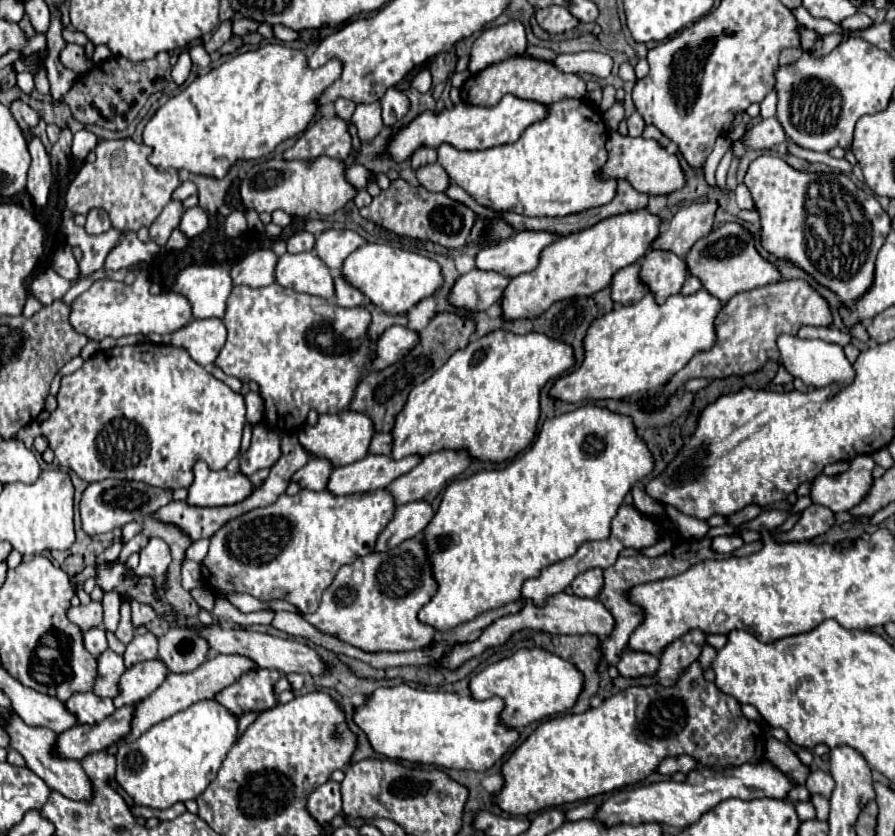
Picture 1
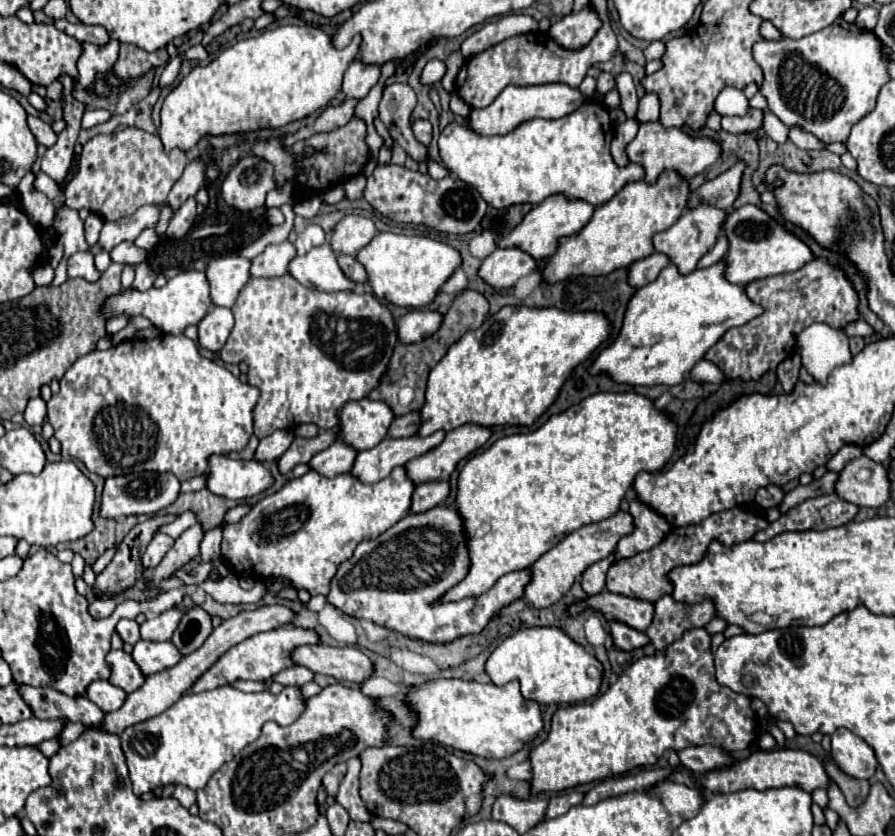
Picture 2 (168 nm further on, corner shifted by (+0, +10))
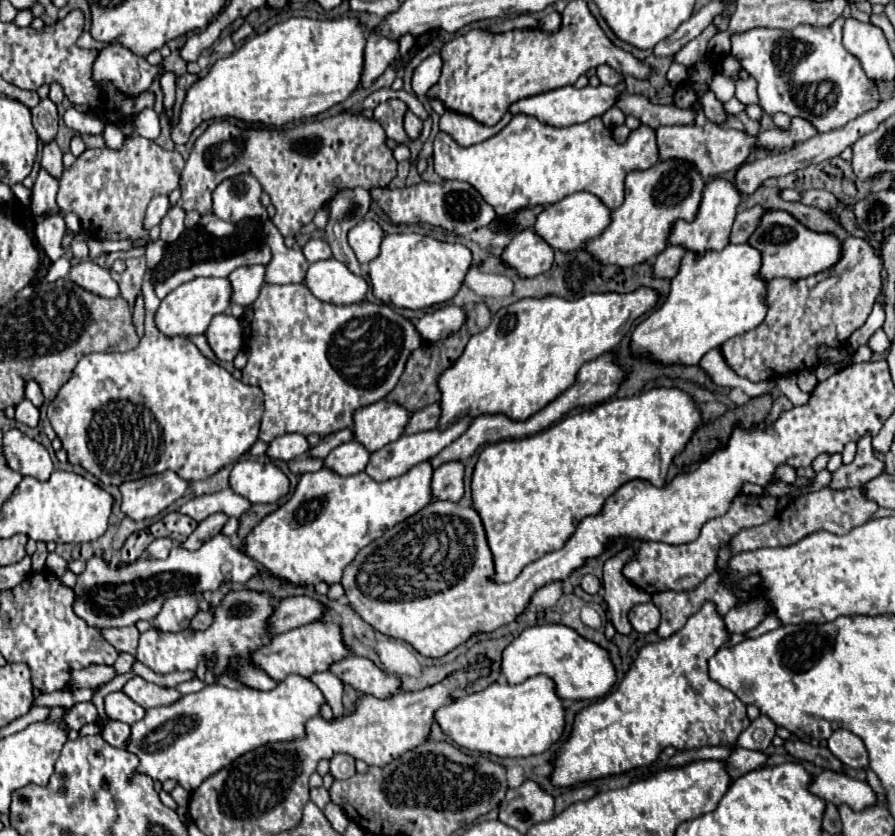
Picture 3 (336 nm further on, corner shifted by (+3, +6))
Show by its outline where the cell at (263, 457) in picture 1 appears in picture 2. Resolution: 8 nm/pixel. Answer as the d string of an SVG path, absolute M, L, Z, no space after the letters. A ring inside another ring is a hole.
M275 430L273 434L265 436L259 440L257 452L255 452L255 460L259 462L273 462L277 460L289 446L295 434L291 432L283 432L283 430Z

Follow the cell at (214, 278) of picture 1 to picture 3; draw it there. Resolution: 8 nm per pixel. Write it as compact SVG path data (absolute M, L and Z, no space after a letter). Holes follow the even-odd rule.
M242 266L236 268L228 278L232 282L232 302L250 306L264 286L264 274L266 266Z

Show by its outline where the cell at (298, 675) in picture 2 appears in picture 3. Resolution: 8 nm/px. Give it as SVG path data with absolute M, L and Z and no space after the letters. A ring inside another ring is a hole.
M320 672L320 674L312 676L310 680L322 690L322 694L324 694L328 700L332 700L332 712L334 712L334 716L340 720L340 718L344 716L344 712L346 712L344 706L342 706L344 682L342 682L338 676L334 676L332 672Z

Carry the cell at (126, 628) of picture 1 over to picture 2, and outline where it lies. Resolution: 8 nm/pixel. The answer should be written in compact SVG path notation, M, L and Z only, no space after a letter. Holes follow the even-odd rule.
M119 620L117 624L117 634L123 638L123 642L129 642L129 644L135 644L139 640L139 624L135 620Z

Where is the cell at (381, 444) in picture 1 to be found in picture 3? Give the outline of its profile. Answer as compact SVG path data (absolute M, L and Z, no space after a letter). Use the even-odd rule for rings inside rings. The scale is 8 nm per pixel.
M440 402L430 404L430 406L422 408L420 412L414 412L408 426L406 426L406 434L434 430L438 426L438 420L440 420Z

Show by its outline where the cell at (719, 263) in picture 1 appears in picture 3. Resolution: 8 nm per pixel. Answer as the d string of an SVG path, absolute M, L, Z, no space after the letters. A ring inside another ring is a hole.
M784 210L764 216L764 224L756 230L756 236L750 236L748 244L760 248L762 252L762 276L772 278L806 278L824 270L830 270L842 258L842 242L830 232L814 232L802 226L792 214Z

